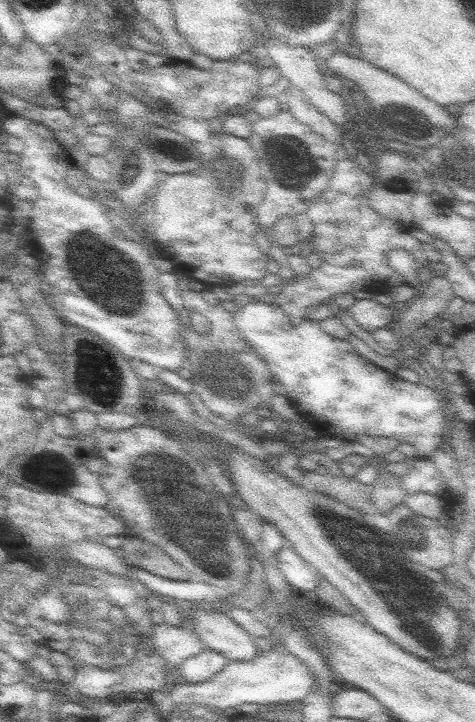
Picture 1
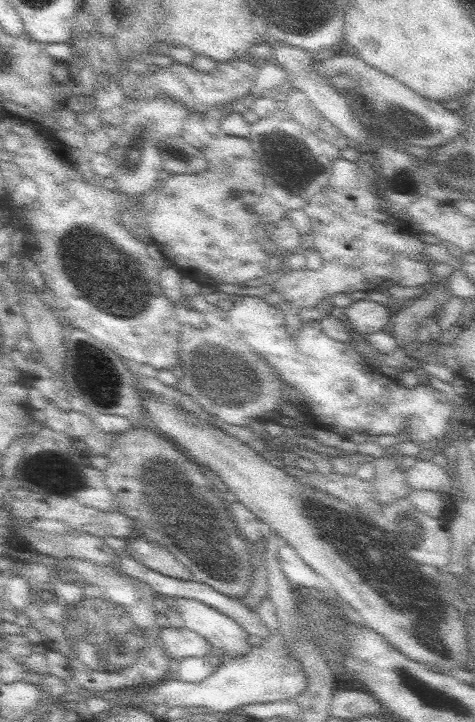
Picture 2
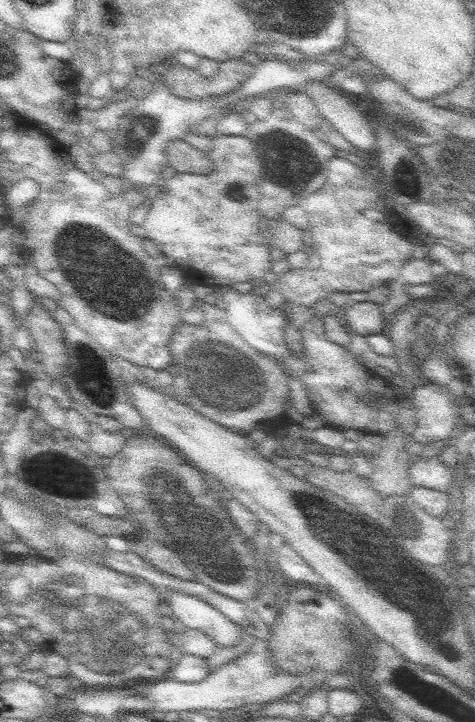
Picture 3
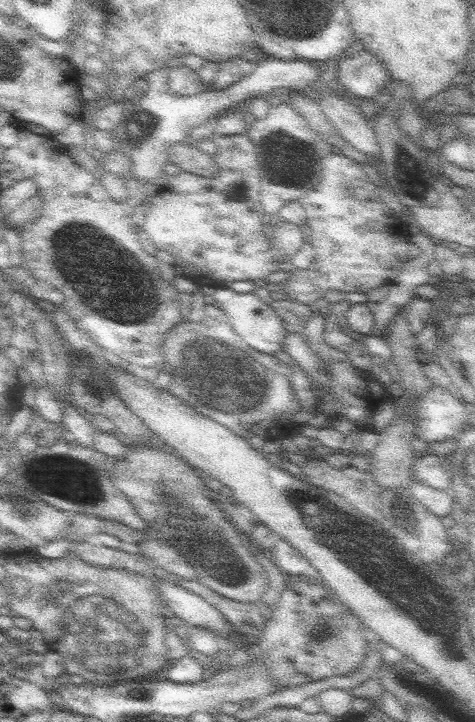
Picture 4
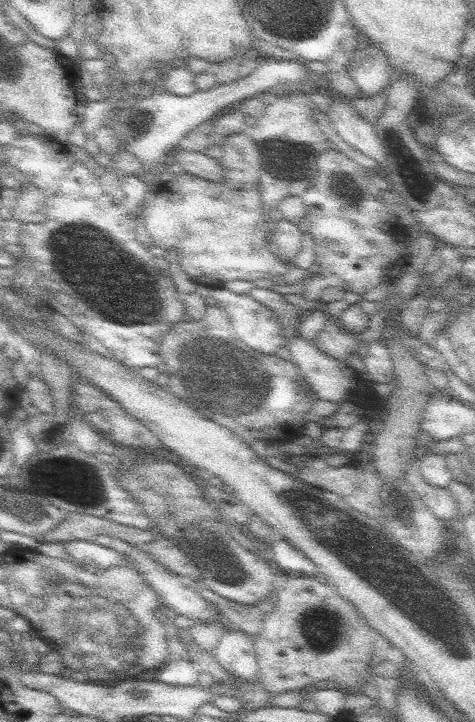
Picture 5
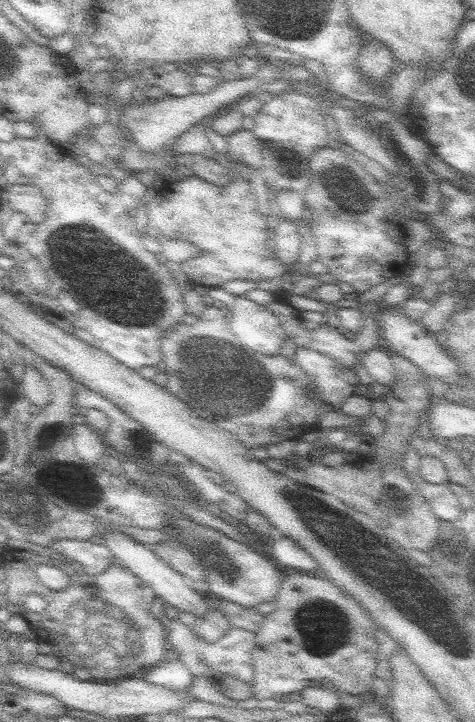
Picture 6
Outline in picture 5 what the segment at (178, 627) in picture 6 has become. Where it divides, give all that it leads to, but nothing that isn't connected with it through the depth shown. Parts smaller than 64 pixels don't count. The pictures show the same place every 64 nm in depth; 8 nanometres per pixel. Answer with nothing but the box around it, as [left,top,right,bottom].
[209,628,259,682]

